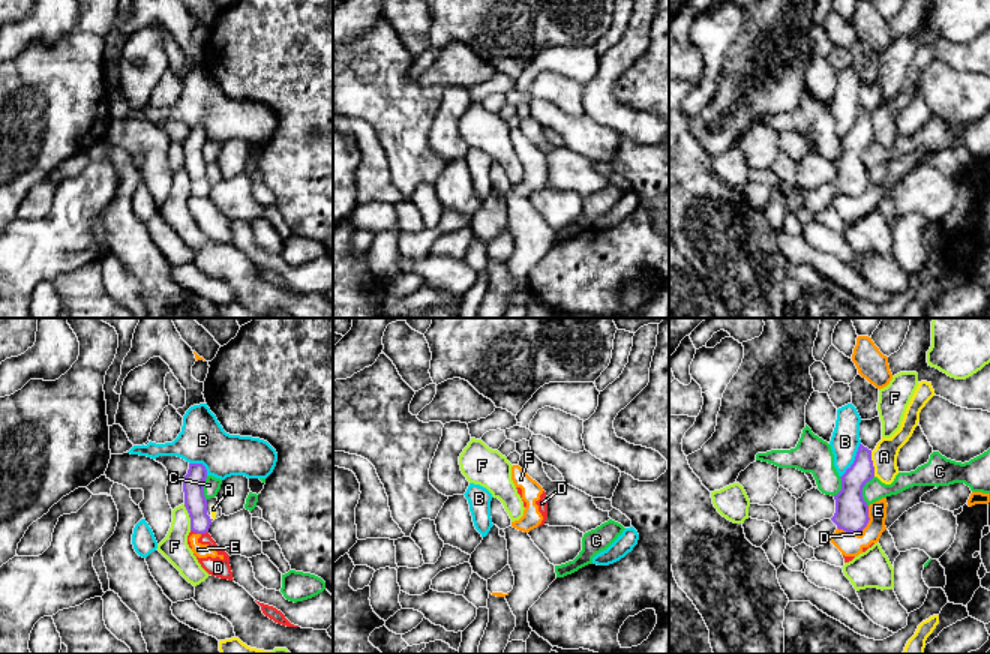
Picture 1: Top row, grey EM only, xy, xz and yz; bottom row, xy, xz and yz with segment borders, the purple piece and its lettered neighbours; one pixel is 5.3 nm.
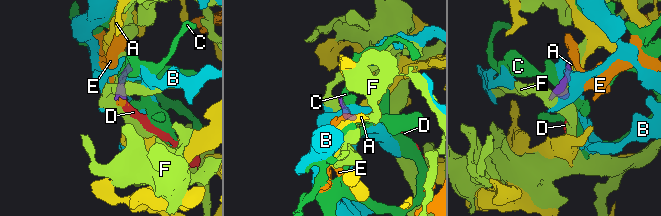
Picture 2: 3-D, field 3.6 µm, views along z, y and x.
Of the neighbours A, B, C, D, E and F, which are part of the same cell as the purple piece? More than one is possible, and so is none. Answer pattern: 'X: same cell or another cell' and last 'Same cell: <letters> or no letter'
A: another cell
B: another cell
C: another cell
D: another cell
E: another cell
F: another cell
Same cell: no letter

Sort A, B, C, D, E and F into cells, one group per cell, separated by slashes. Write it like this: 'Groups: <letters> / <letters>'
Groups: A / B / C / D E / F

